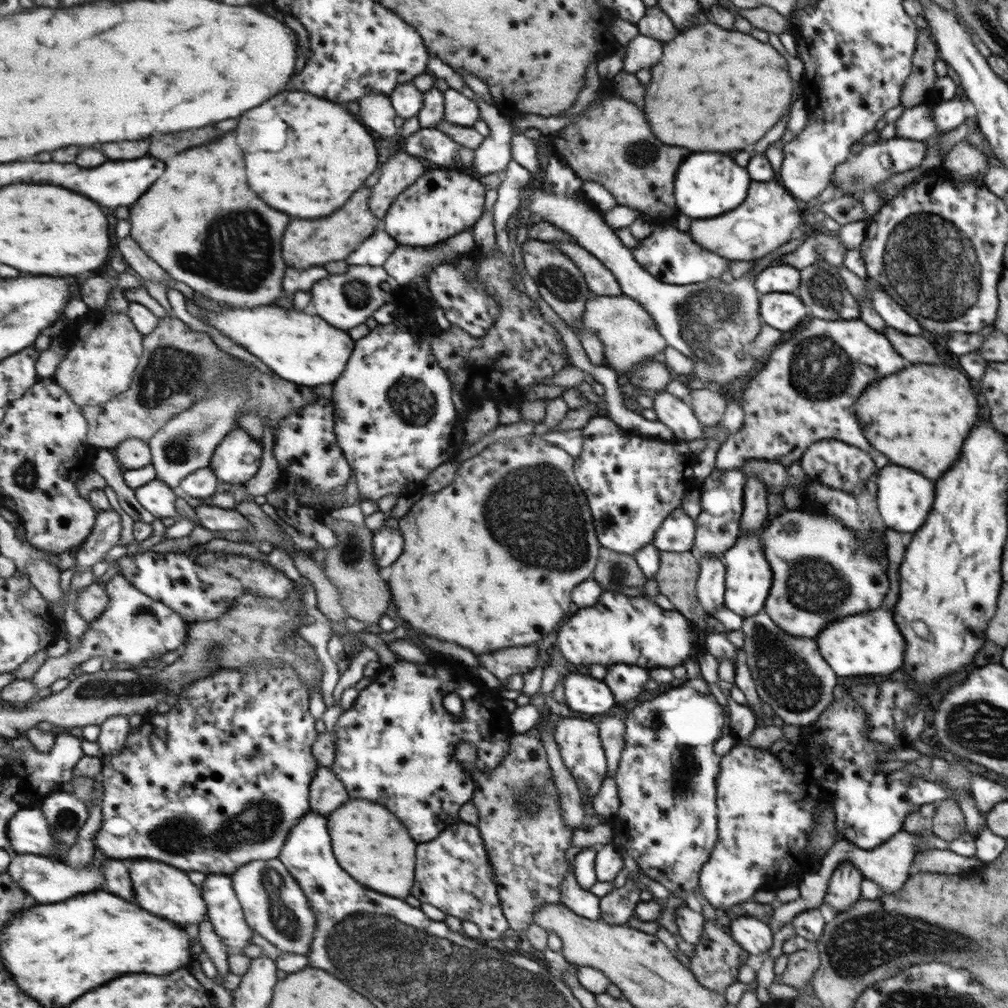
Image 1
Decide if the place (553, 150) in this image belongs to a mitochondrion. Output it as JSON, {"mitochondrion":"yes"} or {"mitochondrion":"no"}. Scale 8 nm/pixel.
{"mitochondrion":"no"}

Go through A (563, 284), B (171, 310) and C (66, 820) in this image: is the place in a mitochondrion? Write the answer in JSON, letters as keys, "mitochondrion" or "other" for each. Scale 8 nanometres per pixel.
{"A":"mitochondrion","B":"other","C":"mitochondrion"}

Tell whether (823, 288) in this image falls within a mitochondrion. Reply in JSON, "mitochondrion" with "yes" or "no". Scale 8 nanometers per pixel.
{"mitochondrion":"yes"}

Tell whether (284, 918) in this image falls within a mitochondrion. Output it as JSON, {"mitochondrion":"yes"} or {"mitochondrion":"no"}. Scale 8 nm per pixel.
{"mitochondrion":"yes"}

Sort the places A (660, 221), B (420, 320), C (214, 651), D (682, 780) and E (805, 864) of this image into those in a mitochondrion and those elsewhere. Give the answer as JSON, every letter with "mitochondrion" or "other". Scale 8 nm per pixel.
{"A":"other","B":"mitochondrion","C":"mitochondrion","D":"mitochondrion","E":"other"}

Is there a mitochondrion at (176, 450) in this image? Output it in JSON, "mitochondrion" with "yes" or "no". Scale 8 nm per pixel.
{"mitochondrion":"yes"}

